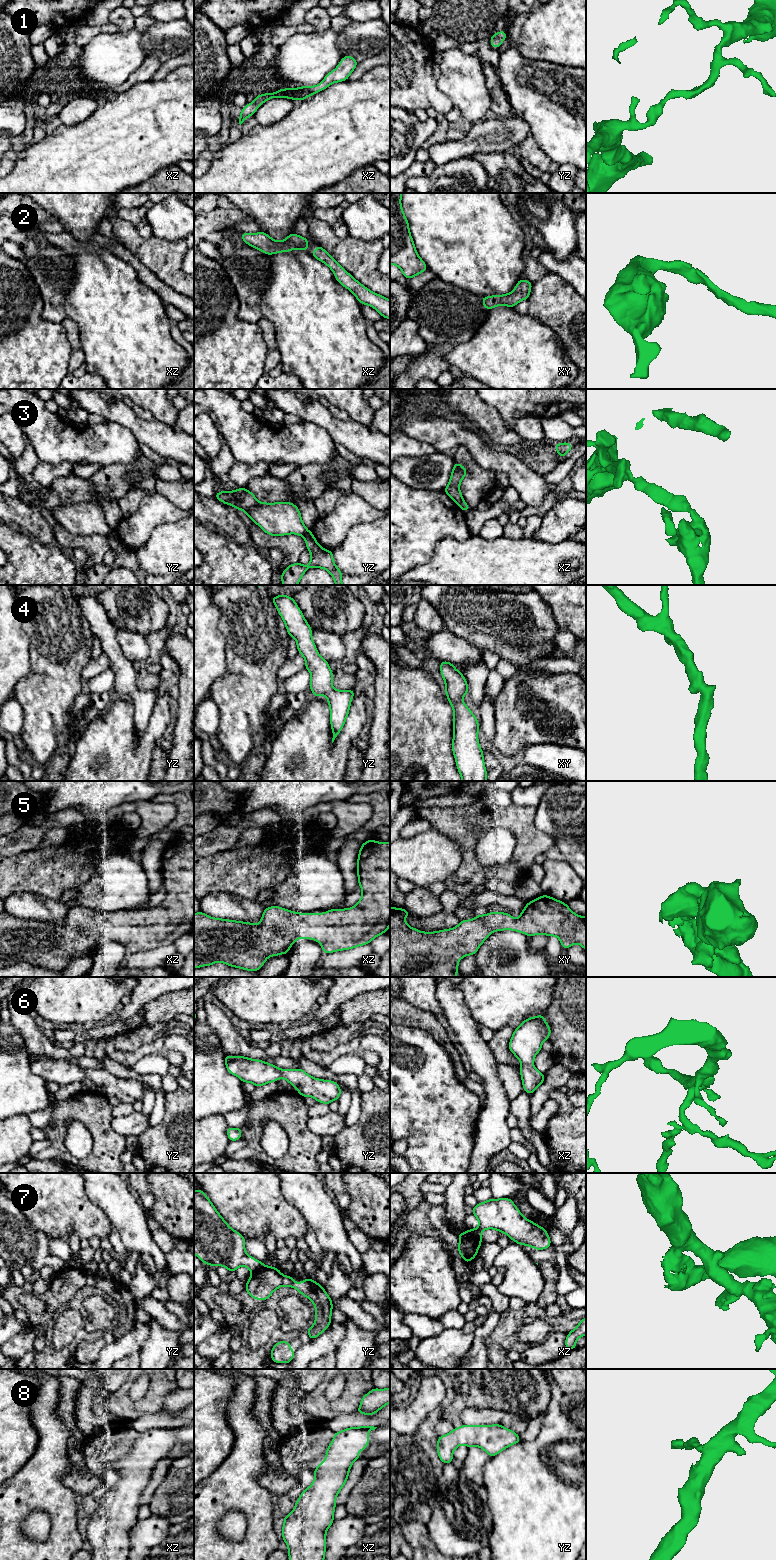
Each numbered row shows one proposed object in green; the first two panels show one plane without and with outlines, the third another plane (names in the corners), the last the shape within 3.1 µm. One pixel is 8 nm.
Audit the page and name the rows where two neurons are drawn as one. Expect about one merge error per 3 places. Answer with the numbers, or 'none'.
3, 7

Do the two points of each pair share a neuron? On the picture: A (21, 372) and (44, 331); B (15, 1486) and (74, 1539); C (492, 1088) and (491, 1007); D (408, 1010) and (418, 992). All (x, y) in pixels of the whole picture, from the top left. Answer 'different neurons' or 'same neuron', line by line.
A: same neuron
B: same neuron
C: different neurons
D: different neurons

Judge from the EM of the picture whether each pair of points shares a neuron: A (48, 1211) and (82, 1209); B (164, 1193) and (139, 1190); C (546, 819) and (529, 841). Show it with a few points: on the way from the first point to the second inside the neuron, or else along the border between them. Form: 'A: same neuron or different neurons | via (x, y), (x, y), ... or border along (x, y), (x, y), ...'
A: same neuron | via (56, 1210), (74, 1210)
B: different neurons | border along (147, 1183), (154, 1198), (154, 1204), (147, 1211)
C: different neurons | border along (534, 825), (547, 834), (555, 845)

